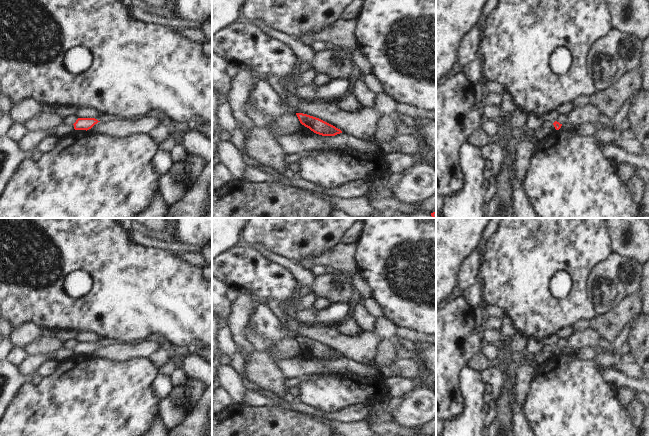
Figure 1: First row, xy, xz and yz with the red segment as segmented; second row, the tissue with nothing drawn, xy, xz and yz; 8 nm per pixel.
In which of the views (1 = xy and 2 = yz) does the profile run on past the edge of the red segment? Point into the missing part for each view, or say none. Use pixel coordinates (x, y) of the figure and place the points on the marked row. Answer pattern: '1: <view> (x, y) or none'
1: none
2: none

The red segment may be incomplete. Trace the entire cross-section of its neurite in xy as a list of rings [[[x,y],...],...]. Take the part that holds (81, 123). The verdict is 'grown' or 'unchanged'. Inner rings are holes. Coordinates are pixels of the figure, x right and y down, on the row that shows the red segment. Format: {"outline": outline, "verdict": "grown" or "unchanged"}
{"outline": [[[78,118],[76,122],[73,124],[75,130],[89,130],[91,129],[95,124],[97,124],[98,121],[95,118]]], "verdict": "unchanged"}

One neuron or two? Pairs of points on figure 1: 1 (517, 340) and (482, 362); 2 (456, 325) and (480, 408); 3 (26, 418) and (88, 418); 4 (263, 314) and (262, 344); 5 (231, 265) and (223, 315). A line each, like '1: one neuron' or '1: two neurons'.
1: one neuron
2: two neurons
3: one neuron
4: two neurons
5: two neurons

